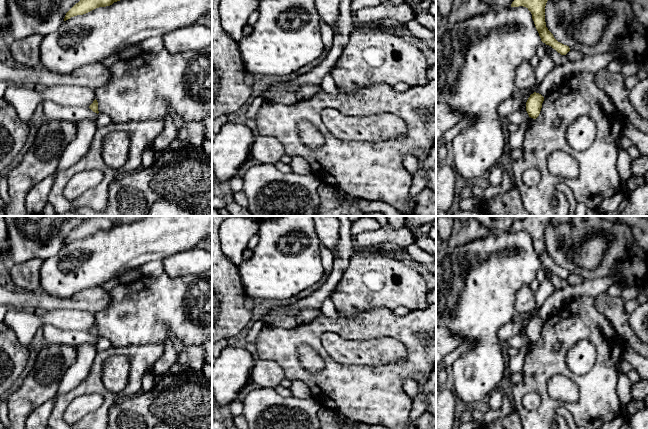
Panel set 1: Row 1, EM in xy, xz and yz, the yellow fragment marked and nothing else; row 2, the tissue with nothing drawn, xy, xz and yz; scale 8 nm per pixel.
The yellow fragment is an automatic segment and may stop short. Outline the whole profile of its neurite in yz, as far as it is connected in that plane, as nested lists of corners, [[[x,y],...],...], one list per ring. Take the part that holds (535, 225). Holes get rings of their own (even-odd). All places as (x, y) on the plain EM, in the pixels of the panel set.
[[[528,216],[521,222],[516,222],[512,226],[511,231],[526,231],[532,238],[532,243],[541,265],[551,270],[561,279],[566,279],[570,275],[569,270],[558,266],[546,251],[545,230],[551,222],[551,218],[552,216]]]

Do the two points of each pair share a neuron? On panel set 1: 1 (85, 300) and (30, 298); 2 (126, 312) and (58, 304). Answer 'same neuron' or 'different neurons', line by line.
1: same neuron
2: different neurons

